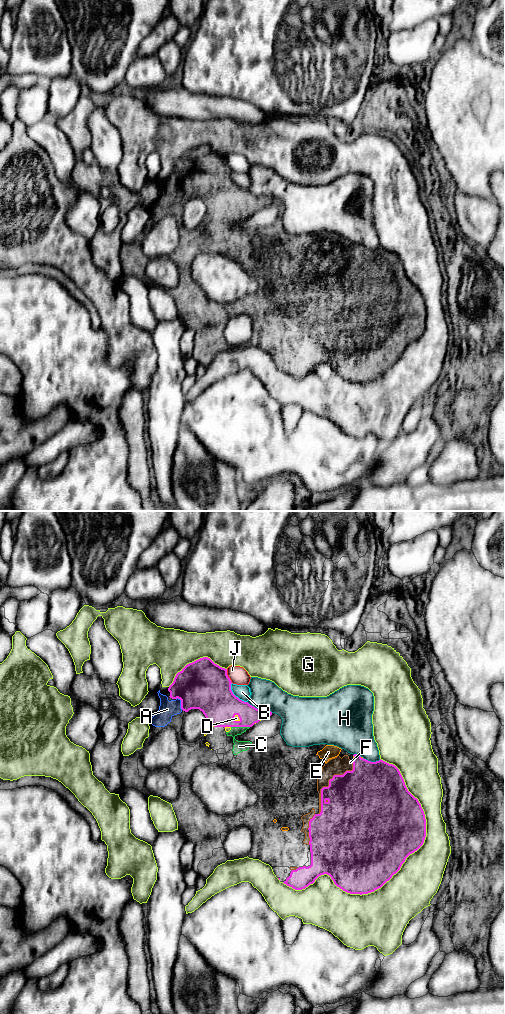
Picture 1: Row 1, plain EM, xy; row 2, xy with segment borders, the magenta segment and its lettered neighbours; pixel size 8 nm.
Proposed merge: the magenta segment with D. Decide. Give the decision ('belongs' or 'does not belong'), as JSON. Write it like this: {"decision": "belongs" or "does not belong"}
{"decision": "belongs"}

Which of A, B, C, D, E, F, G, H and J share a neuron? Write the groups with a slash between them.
A C D E F / B / G / H / J

